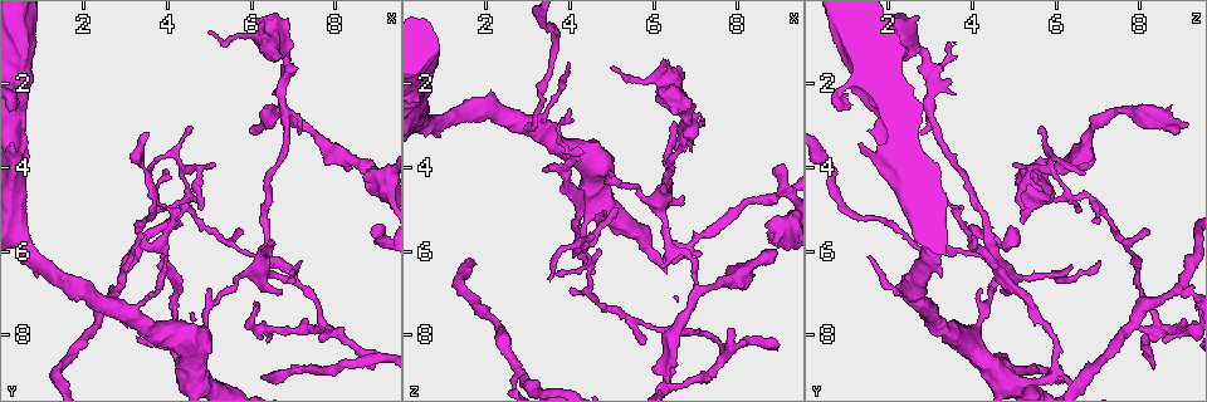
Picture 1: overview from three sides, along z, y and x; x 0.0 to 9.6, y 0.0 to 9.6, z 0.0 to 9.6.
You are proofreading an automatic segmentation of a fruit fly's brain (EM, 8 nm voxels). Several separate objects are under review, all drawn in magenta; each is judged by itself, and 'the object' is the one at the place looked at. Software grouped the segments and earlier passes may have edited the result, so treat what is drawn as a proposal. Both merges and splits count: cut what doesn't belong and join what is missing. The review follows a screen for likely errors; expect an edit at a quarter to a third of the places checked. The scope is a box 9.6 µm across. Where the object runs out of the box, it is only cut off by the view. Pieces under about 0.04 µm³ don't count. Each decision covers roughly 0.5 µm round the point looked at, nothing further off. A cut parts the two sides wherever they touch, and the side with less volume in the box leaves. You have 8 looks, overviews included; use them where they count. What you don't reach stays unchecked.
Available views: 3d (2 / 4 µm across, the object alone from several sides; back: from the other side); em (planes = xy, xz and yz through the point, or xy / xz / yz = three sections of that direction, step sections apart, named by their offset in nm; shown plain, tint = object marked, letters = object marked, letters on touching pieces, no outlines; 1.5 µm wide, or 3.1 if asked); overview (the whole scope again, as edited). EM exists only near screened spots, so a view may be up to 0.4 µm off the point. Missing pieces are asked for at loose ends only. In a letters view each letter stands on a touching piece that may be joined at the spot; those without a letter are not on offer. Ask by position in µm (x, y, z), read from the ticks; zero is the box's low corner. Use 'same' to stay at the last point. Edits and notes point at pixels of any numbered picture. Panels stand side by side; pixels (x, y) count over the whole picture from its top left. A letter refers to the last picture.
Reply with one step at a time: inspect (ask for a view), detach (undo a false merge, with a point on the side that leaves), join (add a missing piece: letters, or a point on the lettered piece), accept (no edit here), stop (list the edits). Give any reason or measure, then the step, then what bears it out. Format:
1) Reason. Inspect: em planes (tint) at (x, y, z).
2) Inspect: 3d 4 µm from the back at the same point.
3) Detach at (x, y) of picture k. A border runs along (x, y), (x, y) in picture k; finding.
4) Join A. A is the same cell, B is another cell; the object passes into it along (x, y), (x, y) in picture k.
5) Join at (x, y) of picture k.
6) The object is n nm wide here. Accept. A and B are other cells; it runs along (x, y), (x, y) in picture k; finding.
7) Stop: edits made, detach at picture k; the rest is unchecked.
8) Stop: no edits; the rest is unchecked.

Inspect: 3d 4 µm at (7.95, 7.85, 7.85).

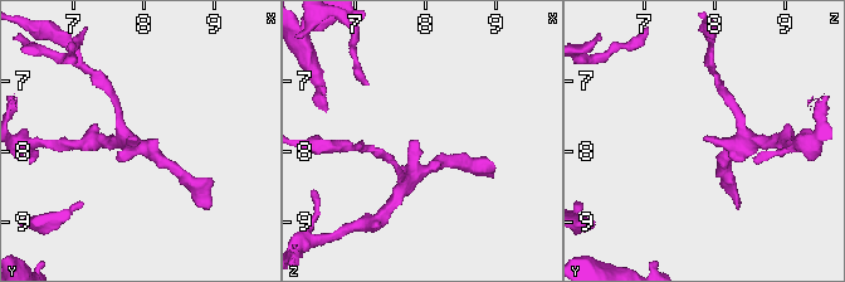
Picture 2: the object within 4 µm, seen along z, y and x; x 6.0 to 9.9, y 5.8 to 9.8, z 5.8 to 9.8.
Inspect: em xy step 8 (tint) at (7.85, 7.75, 7.85).

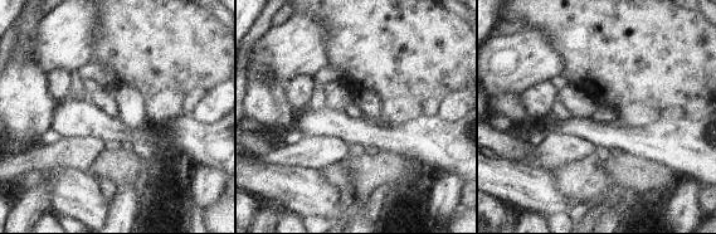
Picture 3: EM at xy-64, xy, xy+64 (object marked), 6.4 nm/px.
Cut it another way. Inspect: em planes (letters) at the same point.

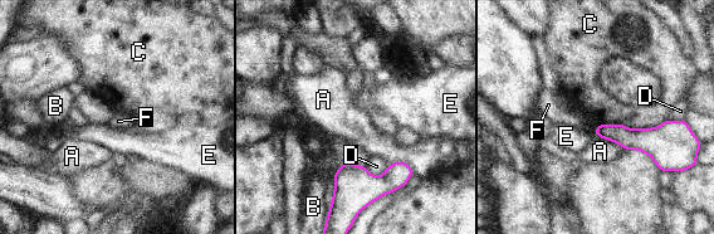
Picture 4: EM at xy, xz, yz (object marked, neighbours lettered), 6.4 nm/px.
Accept. A, B, C, D, E and F are other cells; a border runs along (666, 118), (654, 127), (598, 125) in picture 4; no lettered piece goes on from it.

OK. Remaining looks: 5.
Branch stops here. Inspect: em planes (letters) at (6.50, 2.70, 8.75).

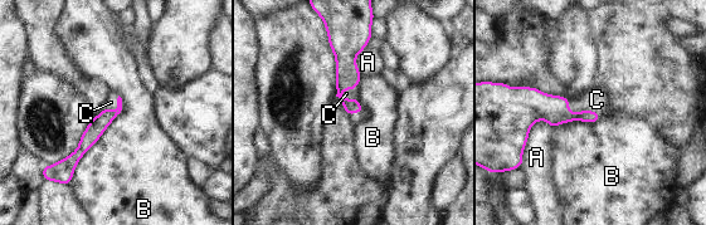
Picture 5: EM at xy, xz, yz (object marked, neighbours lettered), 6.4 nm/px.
The longest contact is with B, 600 nm. Join C. C is the same cell, A and B are other cells; it goes on there.

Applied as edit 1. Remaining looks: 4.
Branch stops here. Inspect: em planes (letters) at (6.60, 1.20, 1.60).

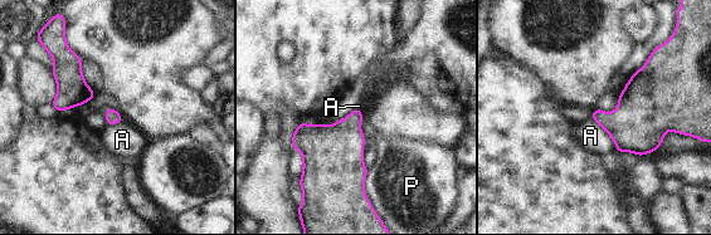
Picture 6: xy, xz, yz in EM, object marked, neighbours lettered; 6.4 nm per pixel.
Accept. A and P are other cells; a border runs along (592, 117), (612, 138), (615, 148) in picture 6; no lettered piece goes on from it.

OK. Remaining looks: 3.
Stop: edits made, join at picture 5; the rest is unchecked.

